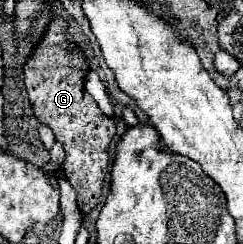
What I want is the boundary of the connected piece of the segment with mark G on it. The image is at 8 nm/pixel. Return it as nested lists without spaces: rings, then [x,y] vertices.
[[[55,18],[41,44],[35,48],[31,58],[27,60],[25,88],[29,92],[29,100],[33,104],[35,118],[49,126],[55,138],[65,148],[65,176],[73,190],[77,192],[77,204],[81,214],[89,214],[105,188],[105,178],[109,172],[109,144],[115,136],[115,122],[105,116],[97,102],[85,92],[85,74],[89,72],[89,64],[83,58],[83,50],[65,38],[67,22],[63,18]]]

